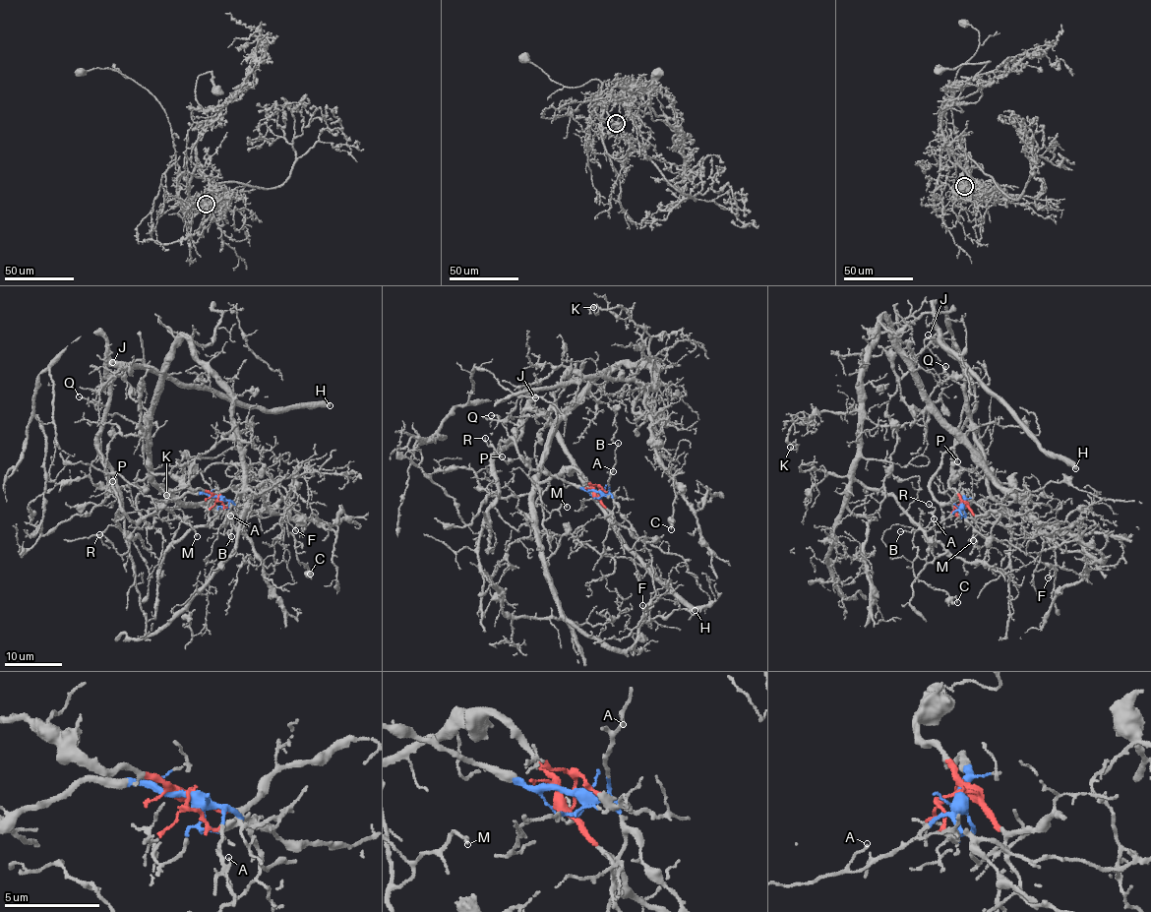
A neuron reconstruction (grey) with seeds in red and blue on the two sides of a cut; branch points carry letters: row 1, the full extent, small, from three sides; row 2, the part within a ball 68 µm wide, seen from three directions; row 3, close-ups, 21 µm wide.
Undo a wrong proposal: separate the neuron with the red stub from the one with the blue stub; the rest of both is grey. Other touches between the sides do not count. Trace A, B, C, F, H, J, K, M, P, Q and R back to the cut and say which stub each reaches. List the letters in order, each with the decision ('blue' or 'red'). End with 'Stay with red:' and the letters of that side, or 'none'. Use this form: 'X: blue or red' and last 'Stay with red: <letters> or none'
A: blue
B: blue
C: red
F: blue
H: blue
J: blue
K: red
M: blue
P: blue
Q: blue
R: blue
Stay with red: C, K

